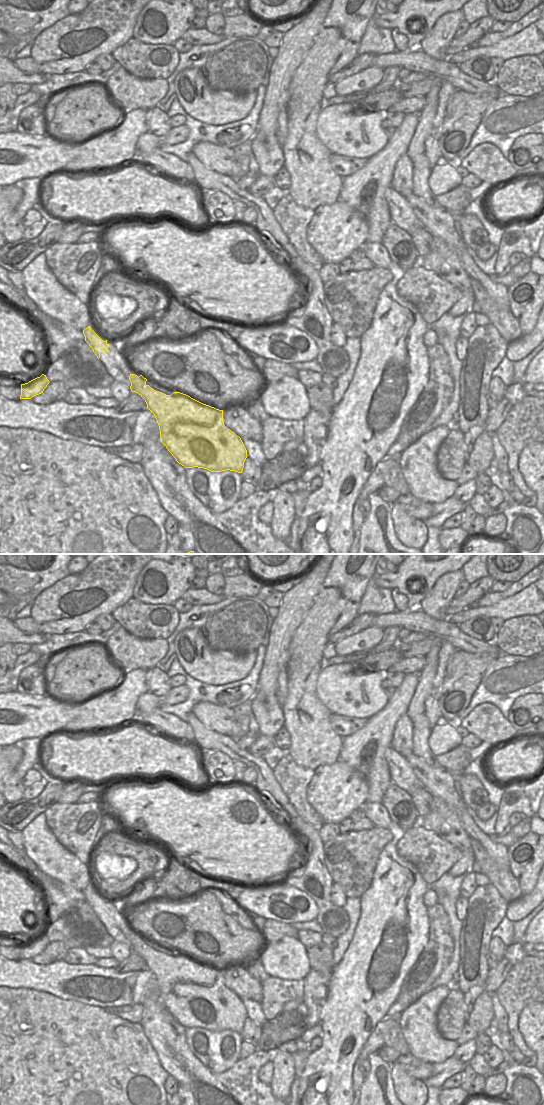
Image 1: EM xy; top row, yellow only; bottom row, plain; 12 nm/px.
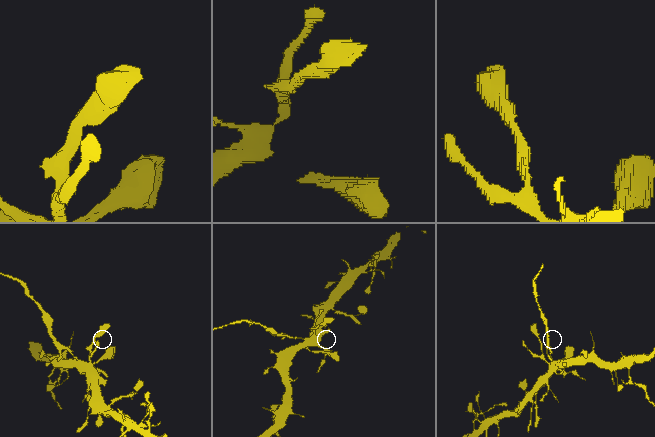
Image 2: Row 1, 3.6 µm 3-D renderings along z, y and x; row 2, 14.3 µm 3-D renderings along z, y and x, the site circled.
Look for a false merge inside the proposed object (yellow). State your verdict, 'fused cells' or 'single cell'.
fused cells

